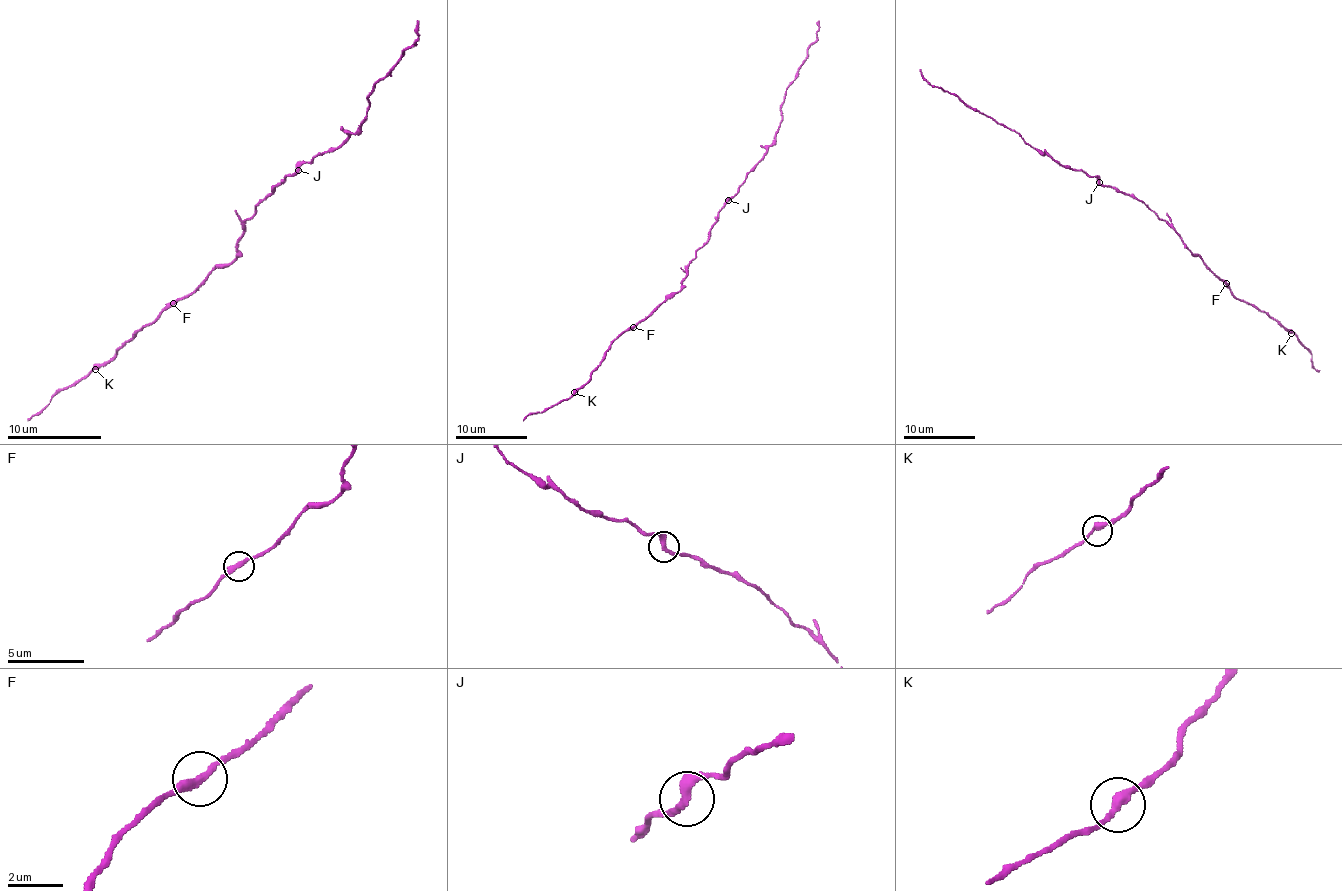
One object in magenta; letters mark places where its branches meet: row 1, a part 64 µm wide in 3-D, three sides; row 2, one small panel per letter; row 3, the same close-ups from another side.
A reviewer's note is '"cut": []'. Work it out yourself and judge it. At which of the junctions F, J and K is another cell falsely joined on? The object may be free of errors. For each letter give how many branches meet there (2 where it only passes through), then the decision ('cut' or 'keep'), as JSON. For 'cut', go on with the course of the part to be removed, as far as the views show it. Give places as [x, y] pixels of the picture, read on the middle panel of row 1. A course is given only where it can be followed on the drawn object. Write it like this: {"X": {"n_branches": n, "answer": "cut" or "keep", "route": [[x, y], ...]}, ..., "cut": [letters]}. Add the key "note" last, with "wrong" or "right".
{"F": {"n_branches": 2, "answer": "keep"}, "J": {"n_branches": 2, "answer": "keep"}, "K": {"n_branches": 2, "answer": "keep"}, "cut": [], "note": "right"}

